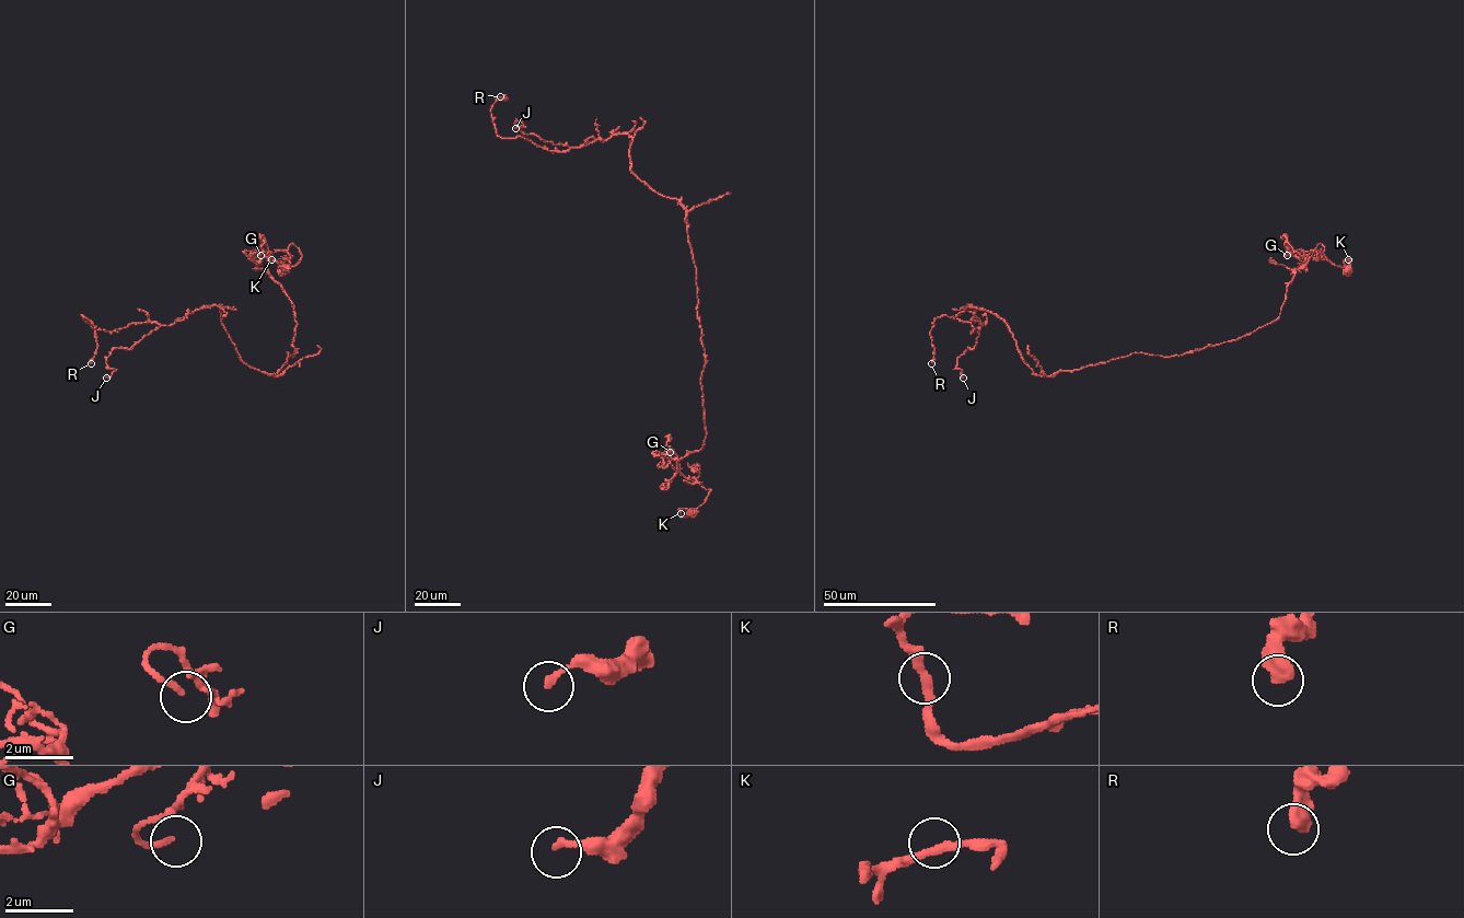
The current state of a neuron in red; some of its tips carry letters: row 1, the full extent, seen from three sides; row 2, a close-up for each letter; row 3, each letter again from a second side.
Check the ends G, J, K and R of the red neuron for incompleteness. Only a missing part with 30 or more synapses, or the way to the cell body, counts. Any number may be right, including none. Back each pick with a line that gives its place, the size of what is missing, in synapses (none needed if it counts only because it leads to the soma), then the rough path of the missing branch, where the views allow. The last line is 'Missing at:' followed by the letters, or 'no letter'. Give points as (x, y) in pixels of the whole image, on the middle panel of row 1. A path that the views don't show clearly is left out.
Missing at: no letter

